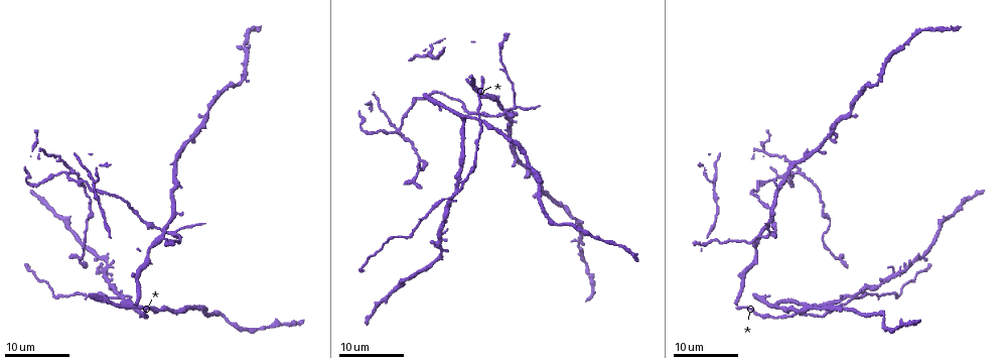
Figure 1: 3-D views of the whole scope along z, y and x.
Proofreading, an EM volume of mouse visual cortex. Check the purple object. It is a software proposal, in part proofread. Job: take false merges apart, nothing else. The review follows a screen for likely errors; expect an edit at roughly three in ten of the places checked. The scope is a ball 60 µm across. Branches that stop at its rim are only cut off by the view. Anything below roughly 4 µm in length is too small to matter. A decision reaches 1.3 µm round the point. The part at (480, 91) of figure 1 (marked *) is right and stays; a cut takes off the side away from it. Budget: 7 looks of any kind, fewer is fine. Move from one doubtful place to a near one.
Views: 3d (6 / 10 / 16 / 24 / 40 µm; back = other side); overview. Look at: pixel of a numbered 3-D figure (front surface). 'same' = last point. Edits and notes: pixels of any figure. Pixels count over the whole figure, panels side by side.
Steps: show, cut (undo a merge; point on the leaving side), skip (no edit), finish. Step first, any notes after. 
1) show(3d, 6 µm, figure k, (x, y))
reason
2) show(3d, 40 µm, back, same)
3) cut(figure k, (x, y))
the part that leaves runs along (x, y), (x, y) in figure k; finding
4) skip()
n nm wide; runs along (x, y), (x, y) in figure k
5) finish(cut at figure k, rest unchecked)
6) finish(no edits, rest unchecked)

show(3d, 16 µm, figure 1, (850, 295))
two arms at a narrow angle

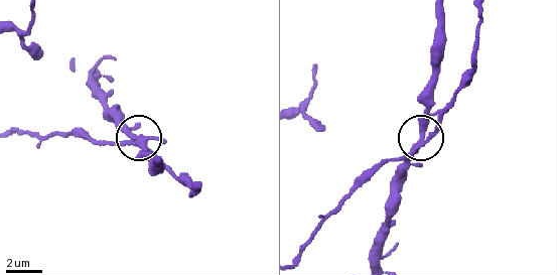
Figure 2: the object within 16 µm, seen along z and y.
show(3d, 6 µm, figure 2, (420, 138))

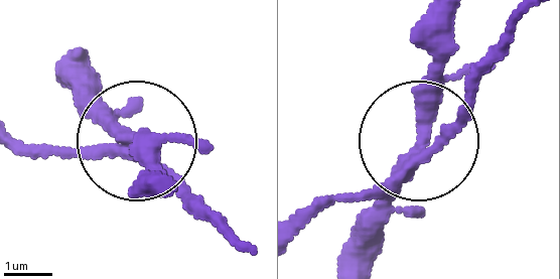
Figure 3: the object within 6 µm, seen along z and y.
skip()
300 nm wide; runs along (240, 246), (76, 94) in figure 3; all the same cell

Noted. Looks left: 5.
show(3d, 24 µm, figure 1, (768, 183))
calibre changes

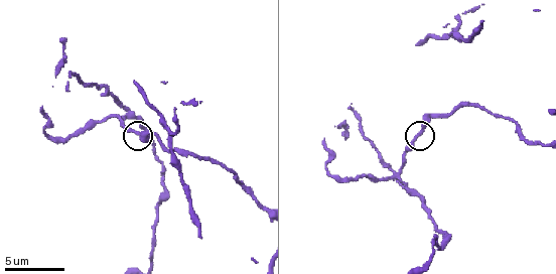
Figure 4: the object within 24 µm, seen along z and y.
show(3d, 10 µm, figure 4, (420, 133))
closer look

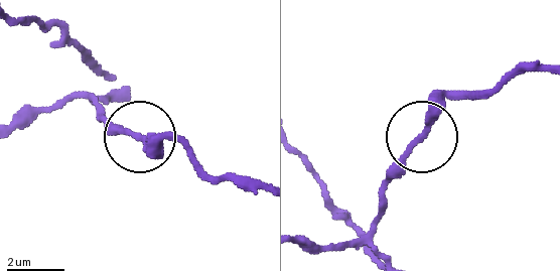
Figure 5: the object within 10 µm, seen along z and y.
skip()
runs along (540, 68), (511, 73), (445, 104), (383, 187) in figure 5; all the same cell

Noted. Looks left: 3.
show(3d, 10 µm, figure 4, (127, 109))
branch point

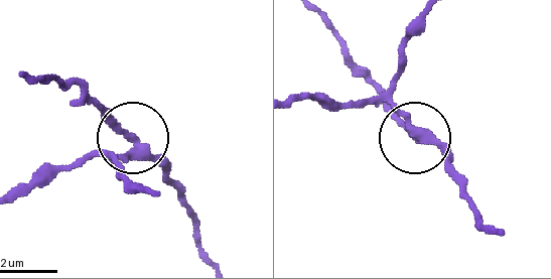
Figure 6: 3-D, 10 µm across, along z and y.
cut(figure 6, (113, 119))
the part that leaves runs along (415, 139), (328, 18) in figure 6; two cells meet here

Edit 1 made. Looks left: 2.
finish(cut at figure 6, rest unchecked)

